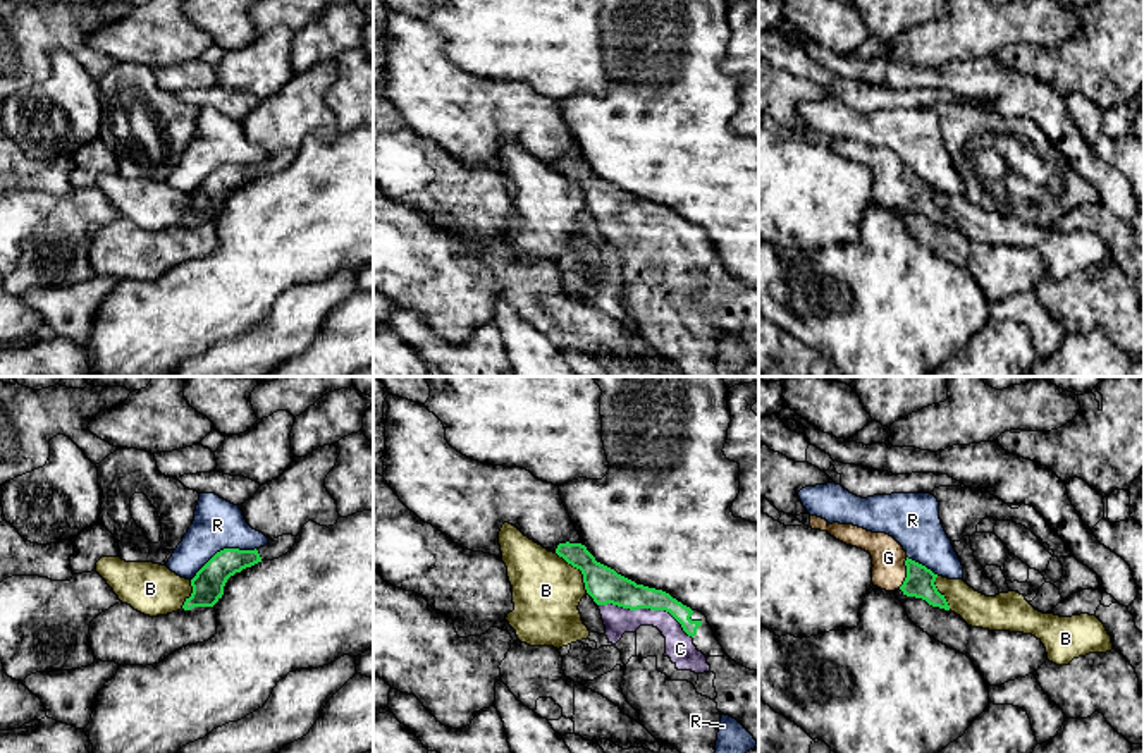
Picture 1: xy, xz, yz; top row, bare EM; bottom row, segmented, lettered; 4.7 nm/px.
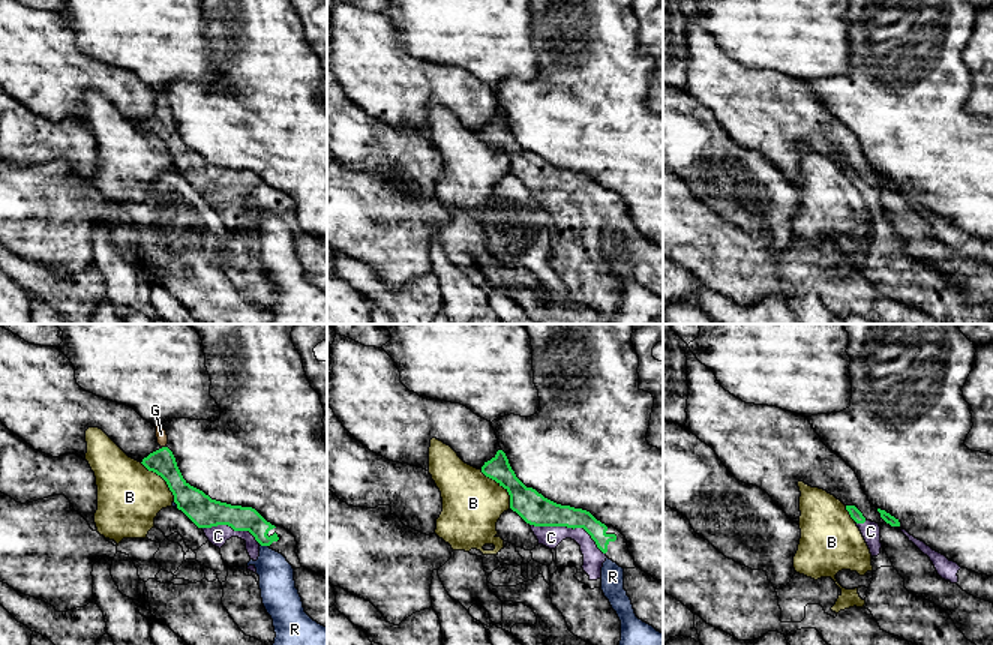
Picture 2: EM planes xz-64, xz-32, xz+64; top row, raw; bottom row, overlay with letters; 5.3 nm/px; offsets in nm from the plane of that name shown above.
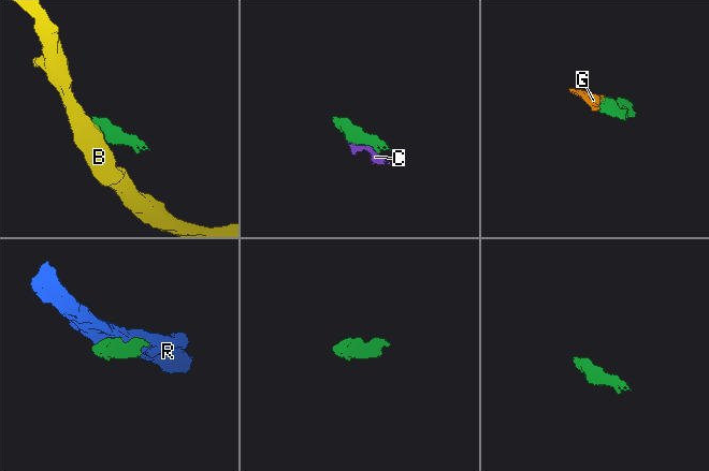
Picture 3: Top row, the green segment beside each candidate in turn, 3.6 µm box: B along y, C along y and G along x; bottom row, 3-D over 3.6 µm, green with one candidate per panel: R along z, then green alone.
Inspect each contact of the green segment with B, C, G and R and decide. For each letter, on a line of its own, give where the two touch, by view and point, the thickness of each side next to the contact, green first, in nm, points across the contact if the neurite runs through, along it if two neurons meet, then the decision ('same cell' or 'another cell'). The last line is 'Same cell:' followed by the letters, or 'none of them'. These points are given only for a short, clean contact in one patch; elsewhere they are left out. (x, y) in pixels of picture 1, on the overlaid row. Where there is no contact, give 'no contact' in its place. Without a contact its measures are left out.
B: xz (578, 568) | 170/320 nm | along xz (556, 552), (580, 571), (587, 592) | another cell
C: xz (647, 607) | 170/140 nm | same cell
G: yz (907, 573) | 140/160 nm | across yz (919, 581), (907, 573), (888, 557) | same cell
R: xy (224, 549) | 150/220 nm | another cell
Same cell: C, G

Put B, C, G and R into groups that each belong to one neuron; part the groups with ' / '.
B / C G / R

